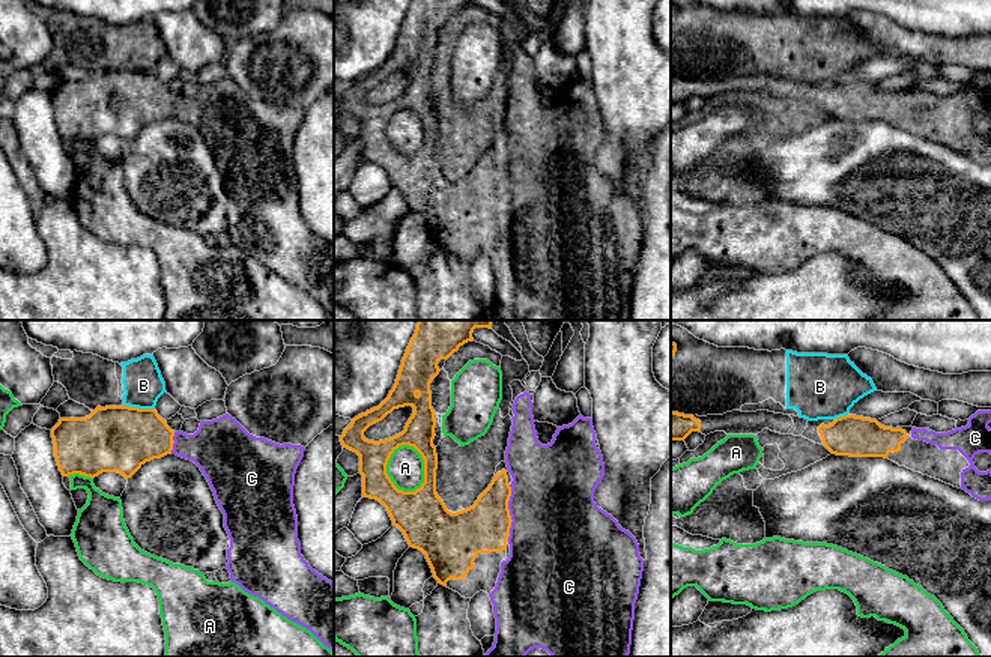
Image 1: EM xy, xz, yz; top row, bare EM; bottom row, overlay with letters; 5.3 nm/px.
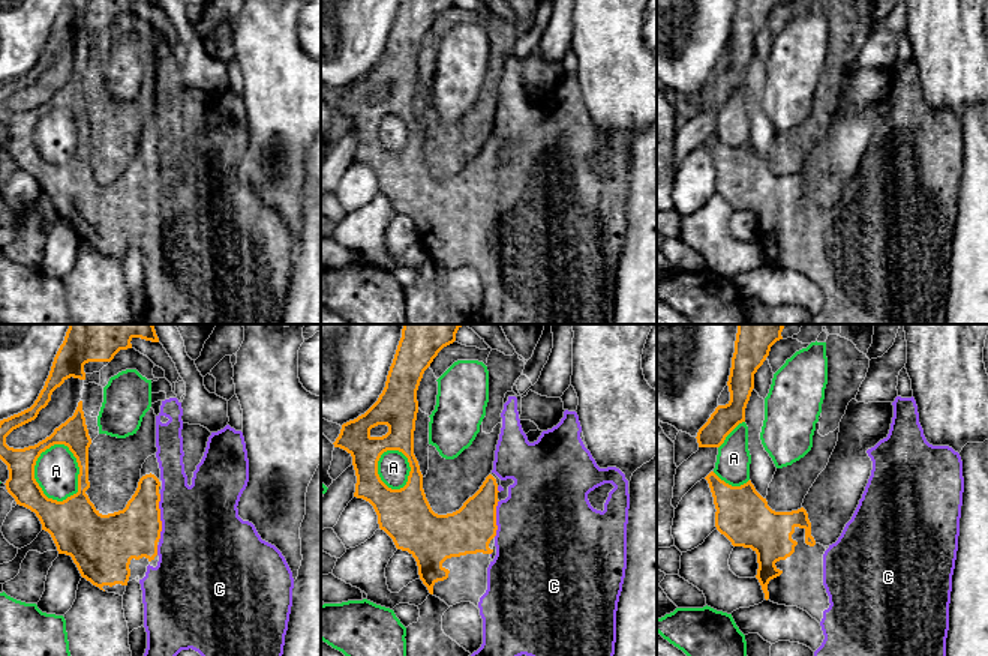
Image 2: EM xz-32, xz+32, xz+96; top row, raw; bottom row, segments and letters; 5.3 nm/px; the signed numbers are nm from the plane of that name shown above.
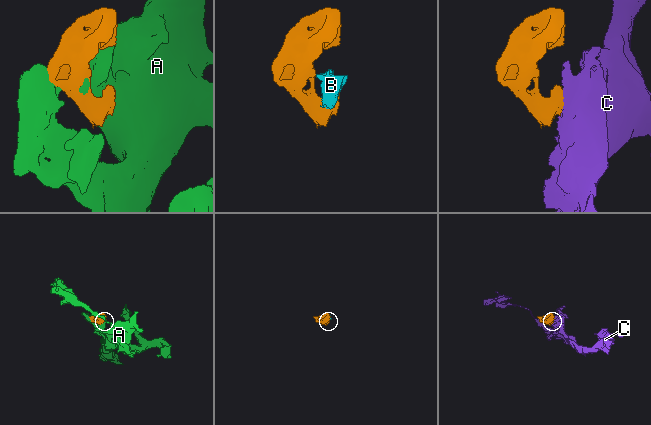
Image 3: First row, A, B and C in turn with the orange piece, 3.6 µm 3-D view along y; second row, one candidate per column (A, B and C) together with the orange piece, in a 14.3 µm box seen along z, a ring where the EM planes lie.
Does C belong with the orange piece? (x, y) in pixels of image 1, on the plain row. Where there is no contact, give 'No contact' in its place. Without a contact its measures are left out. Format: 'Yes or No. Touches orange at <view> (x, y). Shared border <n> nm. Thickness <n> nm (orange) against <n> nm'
Yes. Touches orange at xz (509, 175). Shared border 300 nm. Thickness 260 nm (orange) against 460 nm

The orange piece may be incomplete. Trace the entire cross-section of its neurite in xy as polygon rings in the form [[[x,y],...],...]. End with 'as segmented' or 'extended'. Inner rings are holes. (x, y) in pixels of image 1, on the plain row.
[[[98,69],[86,81],[60,81],[51,92],[54,120],[63,140],[80,137],[95,141],[102,135],[117,135],[131,141],[146,125],[176,117],[194,125],[206,140],[215,164],[224,177],[224,191],[230,201],[227,212],[227,233],[232,245],[245,256],[259,260],[287,283],[310,293],[325,310],[334,316],[334,247],[313,233],[301,218],[298,203],[298,179],[293,168],[295,137],[305,111],[292,107],[275,107],[265,101],[250,98],[229,77],[202,84],[194,98],[173,95],[165,83],[153,72],[129,69]]]; extended

